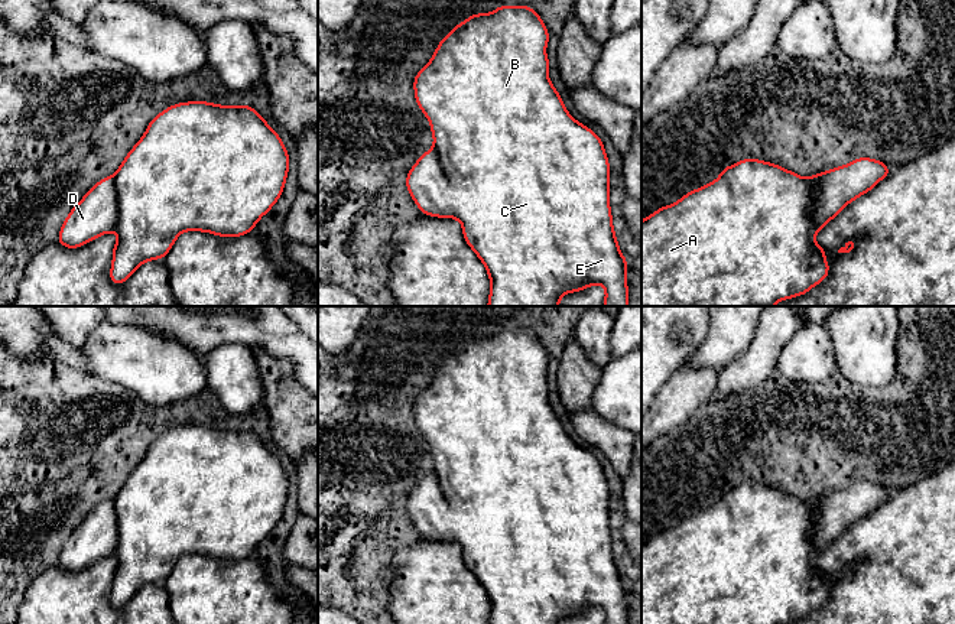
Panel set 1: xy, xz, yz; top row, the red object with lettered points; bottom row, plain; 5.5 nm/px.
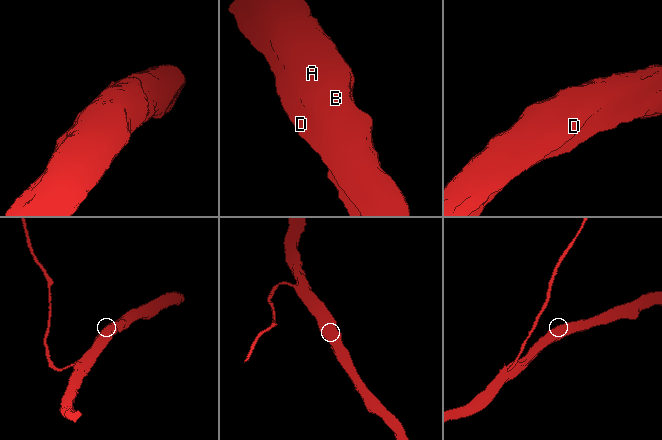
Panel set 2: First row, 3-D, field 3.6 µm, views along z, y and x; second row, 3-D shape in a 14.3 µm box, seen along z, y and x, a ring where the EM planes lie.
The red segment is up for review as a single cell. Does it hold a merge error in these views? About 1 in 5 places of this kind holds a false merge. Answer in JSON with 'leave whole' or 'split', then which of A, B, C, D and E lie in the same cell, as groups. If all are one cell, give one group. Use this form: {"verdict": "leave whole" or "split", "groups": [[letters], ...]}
{"verdict": "leave whole", "groups": [["A", "B", "C", "D", "E"]]}

